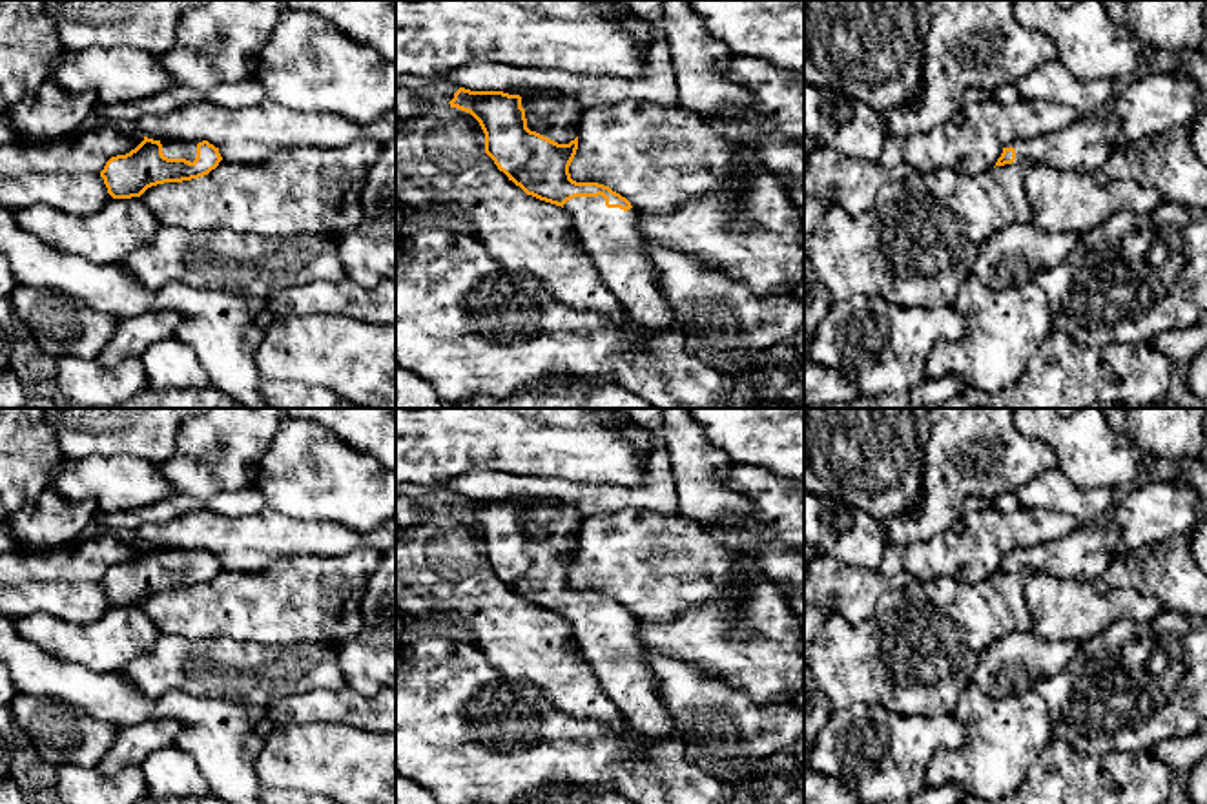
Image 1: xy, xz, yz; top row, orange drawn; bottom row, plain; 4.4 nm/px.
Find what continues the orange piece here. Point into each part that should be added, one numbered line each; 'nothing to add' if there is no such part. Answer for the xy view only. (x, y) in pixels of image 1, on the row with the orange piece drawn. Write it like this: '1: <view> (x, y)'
1: xy (186, 150)

